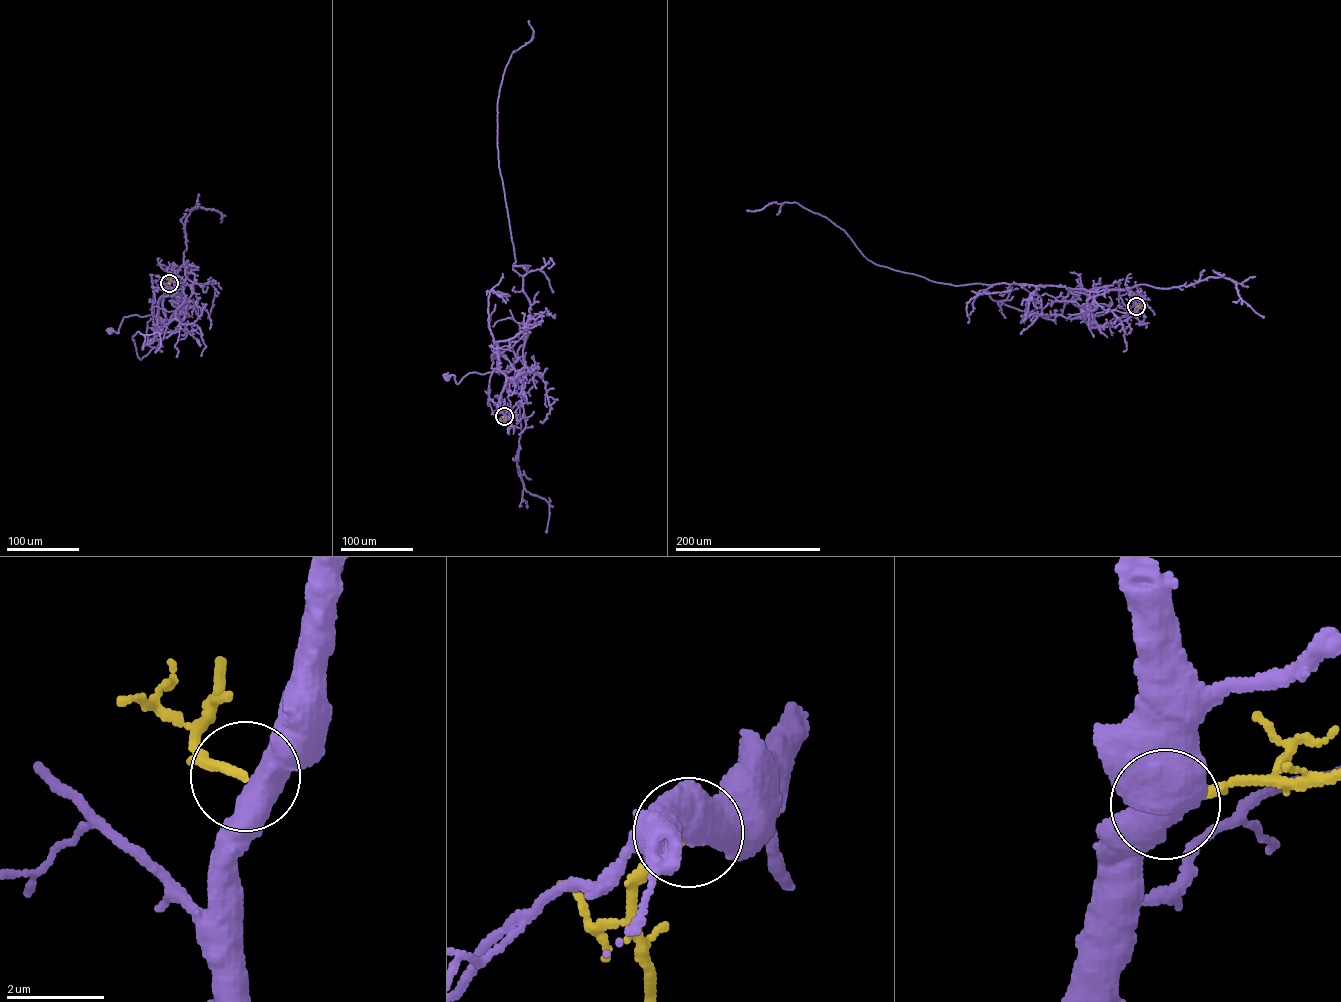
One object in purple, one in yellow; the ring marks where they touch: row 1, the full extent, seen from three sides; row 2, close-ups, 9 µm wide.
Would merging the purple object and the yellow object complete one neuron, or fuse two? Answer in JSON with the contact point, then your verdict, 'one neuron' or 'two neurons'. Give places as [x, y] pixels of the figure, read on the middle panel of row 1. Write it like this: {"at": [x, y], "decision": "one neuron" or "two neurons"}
{"at": [504, 416], "decision": "one neuron"}

